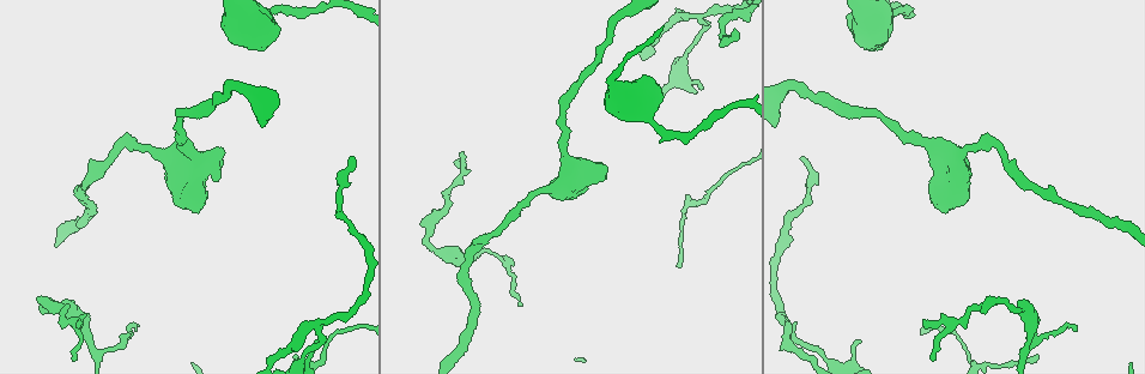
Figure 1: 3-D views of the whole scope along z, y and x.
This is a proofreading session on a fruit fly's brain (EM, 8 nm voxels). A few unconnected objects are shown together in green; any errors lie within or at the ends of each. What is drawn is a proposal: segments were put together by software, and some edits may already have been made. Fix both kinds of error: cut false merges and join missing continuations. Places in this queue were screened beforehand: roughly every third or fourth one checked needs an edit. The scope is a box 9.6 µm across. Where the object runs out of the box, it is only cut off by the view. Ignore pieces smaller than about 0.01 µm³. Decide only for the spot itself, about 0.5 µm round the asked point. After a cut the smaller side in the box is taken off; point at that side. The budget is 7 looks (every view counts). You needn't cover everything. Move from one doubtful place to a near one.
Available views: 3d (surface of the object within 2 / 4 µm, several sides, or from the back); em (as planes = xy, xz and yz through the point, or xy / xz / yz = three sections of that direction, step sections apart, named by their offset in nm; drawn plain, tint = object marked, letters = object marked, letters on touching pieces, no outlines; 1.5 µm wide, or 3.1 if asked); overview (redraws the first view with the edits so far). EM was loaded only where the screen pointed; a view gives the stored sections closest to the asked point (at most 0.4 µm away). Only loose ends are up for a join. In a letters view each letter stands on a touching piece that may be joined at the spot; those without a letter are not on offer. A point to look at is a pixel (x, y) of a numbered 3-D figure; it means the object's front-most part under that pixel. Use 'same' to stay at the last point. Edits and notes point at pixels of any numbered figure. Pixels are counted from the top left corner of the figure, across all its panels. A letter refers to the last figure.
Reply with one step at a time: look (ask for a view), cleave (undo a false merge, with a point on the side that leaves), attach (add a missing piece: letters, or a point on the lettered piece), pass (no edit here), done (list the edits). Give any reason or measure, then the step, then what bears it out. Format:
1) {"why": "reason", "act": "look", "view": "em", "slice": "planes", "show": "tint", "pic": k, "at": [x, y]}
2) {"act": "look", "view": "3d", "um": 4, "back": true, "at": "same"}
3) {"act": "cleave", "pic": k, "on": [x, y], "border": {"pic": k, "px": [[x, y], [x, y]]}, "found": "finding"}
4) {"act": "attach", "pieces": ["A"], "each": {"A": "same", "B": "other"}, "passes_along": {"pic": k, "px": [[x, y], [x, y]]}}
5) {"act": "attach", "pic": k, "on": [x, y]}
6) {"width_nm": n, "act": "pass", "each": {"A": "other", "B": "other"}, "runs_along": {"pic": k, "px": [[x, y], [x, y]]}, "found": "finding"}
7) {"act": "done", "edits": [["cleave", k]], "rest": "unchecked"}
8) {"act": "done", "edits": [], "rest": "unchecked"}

{"why": "sharp bend", "act": "look", "view": "em", "slice": "planes", "show": "letters", "pic": 1, "at": [229, 82]}

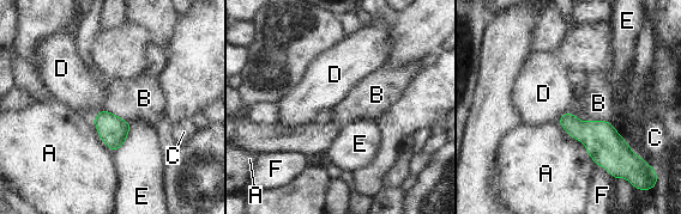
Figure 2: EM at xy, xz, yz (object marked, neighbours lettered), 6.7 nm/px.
{"width_nm": 140, "act": "pass", "each": {"A": "other", "B": "other", "C": "other", "D": "other", "E": "other", "F": "other"}, "border": {"pic": 2, "px": [[103, 109], [130, 123]]}, "found": "one neuron here"}

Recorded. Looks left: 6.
{"why": "tapers out", "act": "look", "view": "em", "slice": "xy", "step": 8, "show": "letters", "pic": 1, "at": [137, 331]}

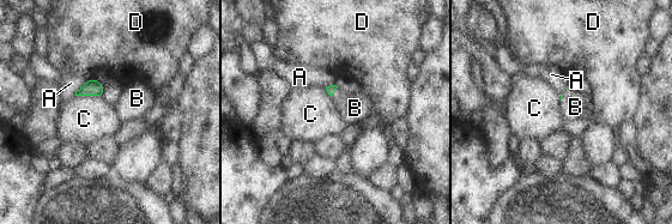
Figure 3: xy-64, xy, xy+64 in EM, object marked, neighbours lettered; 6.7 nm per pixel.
{"act": "attach", "pieces": ["B"], "each": {"A": "other", "B": "same", "C": "other", "D": "other"}, "passes_along": {"pic": 3, "px": [[331, 90], [334, 91], [355, 108]]}, "found": "the neuron continues"}

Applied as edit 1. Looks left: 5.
{"act": "look", "view": "overview"}

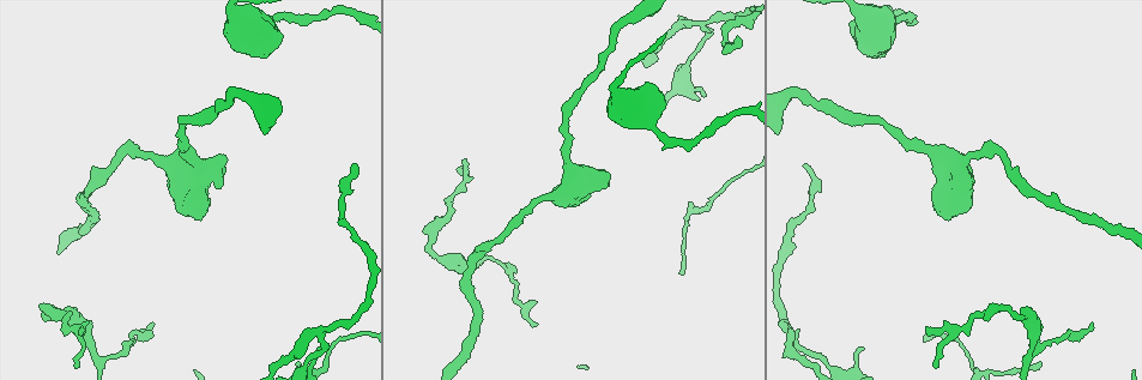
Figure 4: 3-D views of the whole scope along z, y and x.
{"why": "branch stops here", "act": "look", "view": "em", "slice": "planes", "show": "letters", "pic": 4, "at": [296, 364]}

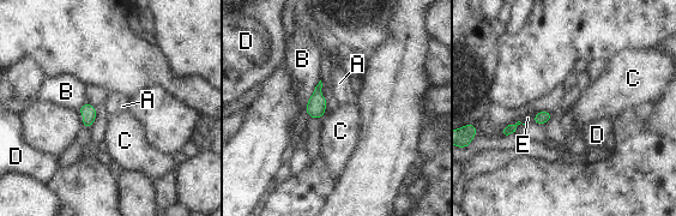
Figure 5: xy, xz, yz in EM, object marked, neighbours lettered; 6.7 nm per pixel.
{"longest_contact_nm": ["E", 170], "act": "pass", "each": {"A": "other", "B": "other", "C": "other", "D": "other", "E": "other"}, "border": {"pic": 5, "px": [[320, 80], [308, 100]]}, "found": "no lettered piece goes on from it"}

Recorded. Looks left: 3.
{"act": "done", "edits": [["attach", 3]], "rest": "unchecked"}

